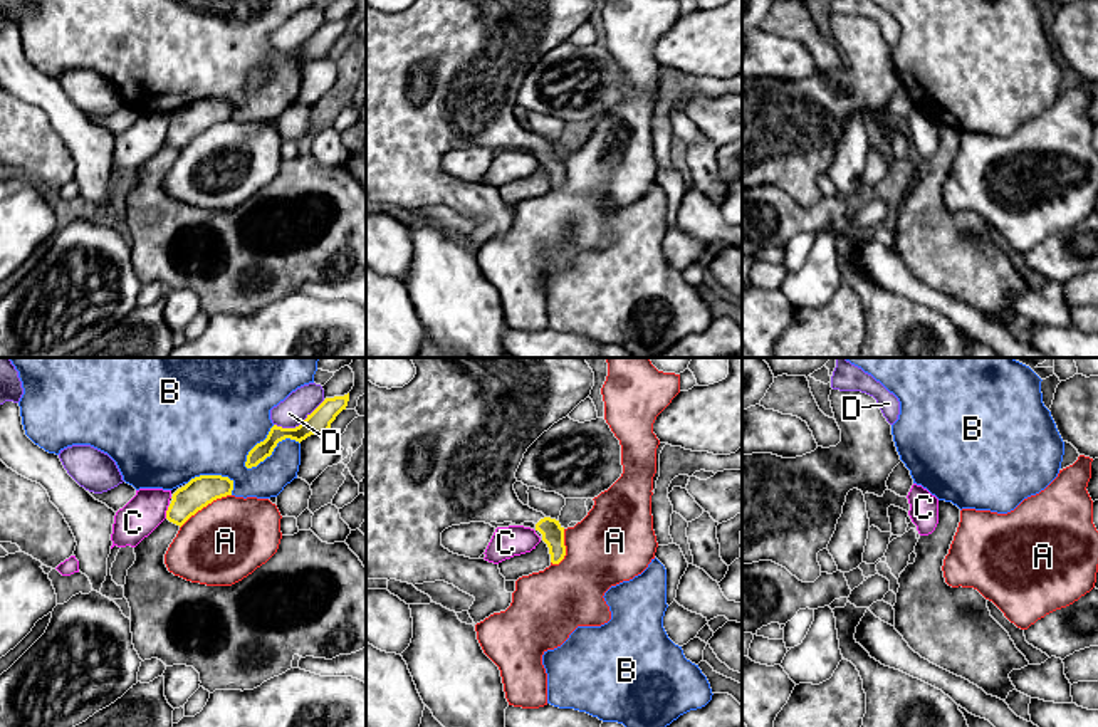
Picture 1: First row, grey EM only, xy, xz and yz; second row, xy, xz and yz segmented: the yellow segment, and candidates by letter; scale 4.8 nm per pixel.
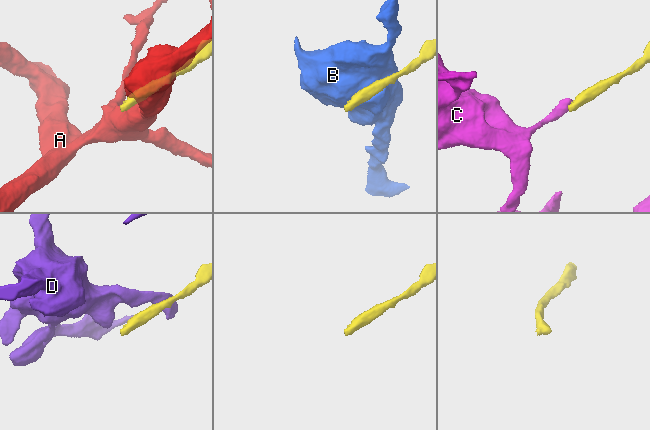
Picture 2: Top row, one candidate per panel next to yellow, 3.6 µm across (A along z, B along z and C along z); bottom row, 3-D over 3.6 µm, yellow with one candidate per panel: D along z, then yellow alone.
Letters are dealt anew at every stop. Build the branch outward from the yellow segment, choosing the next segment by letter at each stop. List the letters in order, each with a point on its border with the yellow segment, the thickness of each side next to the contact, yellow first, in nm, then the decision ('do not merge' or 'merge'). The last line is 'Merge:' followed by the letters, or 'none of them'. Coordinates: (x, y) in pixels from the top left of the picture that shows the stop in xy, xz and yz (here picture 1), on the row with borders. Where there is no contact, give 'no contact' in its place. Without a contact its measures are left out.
A: xy (205, 506) | 150/380 nm | do not merge
B: xy (272, 450) | 110/360 nm | do not merge
C: xy (167, 512) | 150/180 nm | do not merge
D: xy (301, 423) | 110/140 nm | do not merge
Merge: none of them

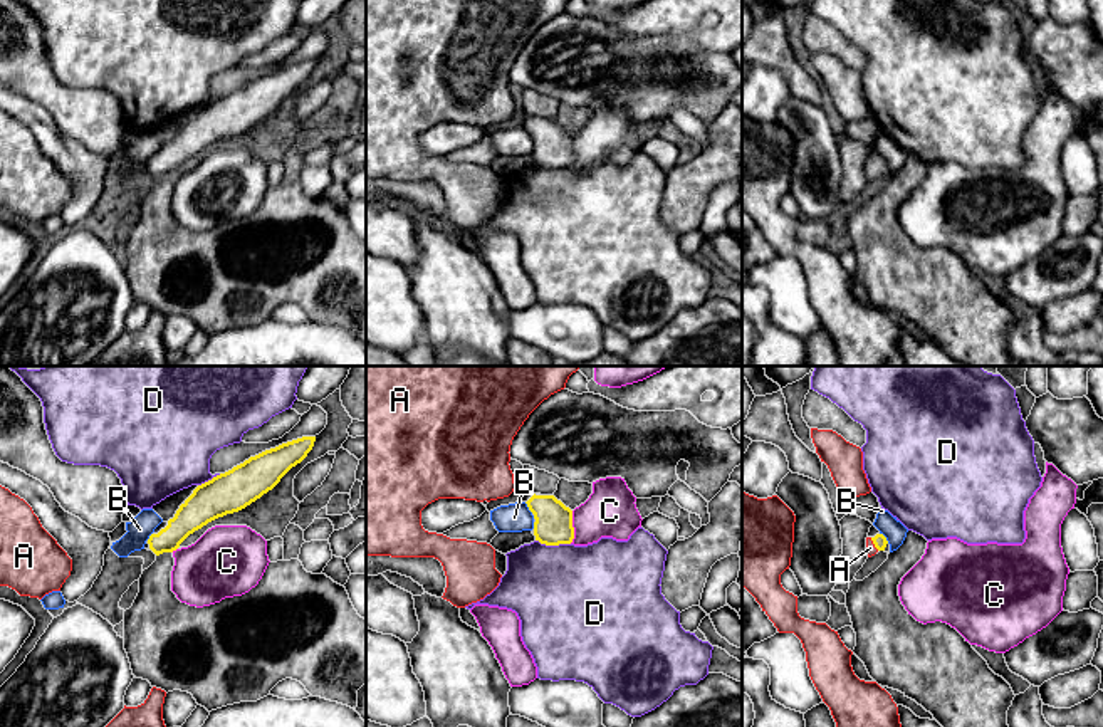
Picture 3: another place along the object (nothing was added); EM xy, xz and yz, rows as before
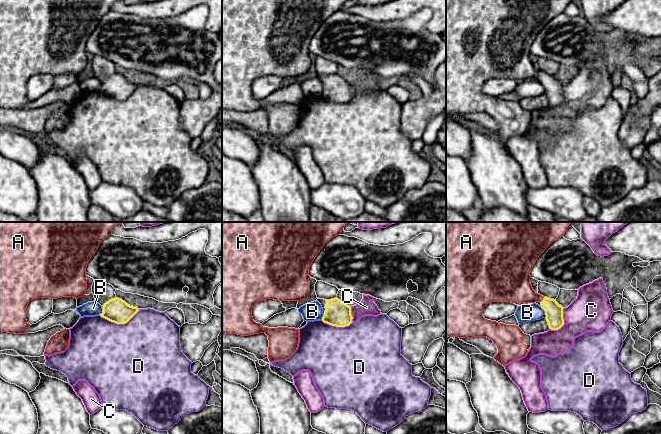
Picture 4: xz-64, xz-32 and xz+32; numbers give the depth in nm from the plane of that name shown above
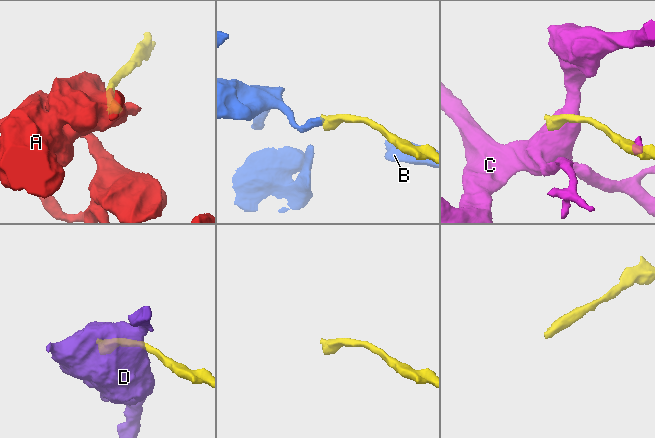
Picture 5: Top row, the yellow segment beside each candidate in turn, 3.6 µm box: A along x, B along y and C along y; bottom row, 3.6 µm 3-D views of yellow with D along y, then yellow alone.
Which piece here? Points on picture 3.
A: yz (873, 543) | 70/50 nm | merge
B: yz (885, 538) | 70/110 nm | do not merge
C: xz (573, 528) | 180/240 nm | do not merge
D: xz (553, 544) | 180/480 nm | do not merge
Merge: A

